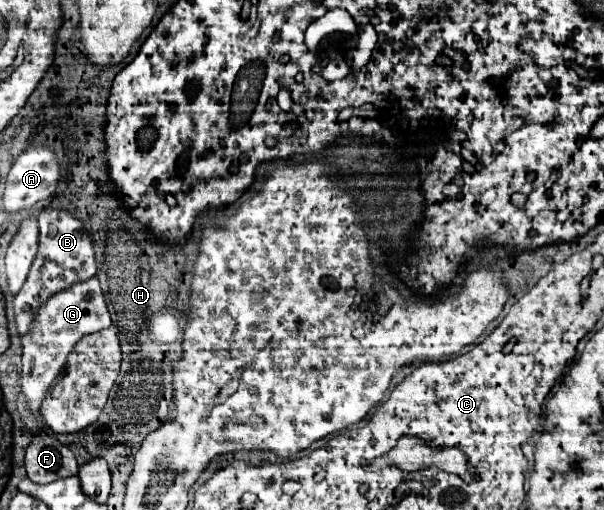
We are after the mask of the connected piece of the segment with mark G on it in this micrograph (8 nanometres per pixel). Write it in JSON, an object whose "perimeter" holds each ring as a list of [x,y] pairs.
{"perimeter":[[[96,275],[82,283],[70,285],[66,291],[58,291],[46,303],[42,303],[42,307],[34,315],[34,323],[30,331],[26,333],[26,339],[22,339],[24,355],[22,355],[20,381],[22,381],[22,393],[26,395],[26,401],[28,401],[28,409],[34,415],[40,415],[38,411],[40,411],[44,393],[48,391],[52,381],[58,377],[58,373],[66,365],[66,357],[76,345],[76,341],[80,341],[84,335],[90,335],[94,331],[108,327],[110,323],[112,323],[110,313],[106,309],[104,293],[100,289],[100,281]]]}

